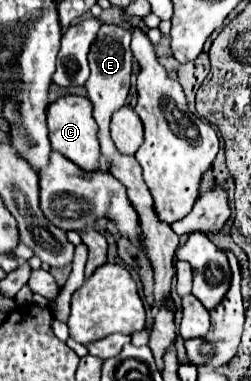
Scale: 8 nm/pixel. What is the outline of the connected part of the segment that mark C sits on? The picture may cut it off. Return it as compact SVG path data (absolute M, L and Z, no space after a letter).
M64 94L48 106L48 130L50 144L56 152L64 154L68 160L78 164L82 170L98 170L100 166L100 146L98 146L98 126L92 118L92 104L88 96Z

